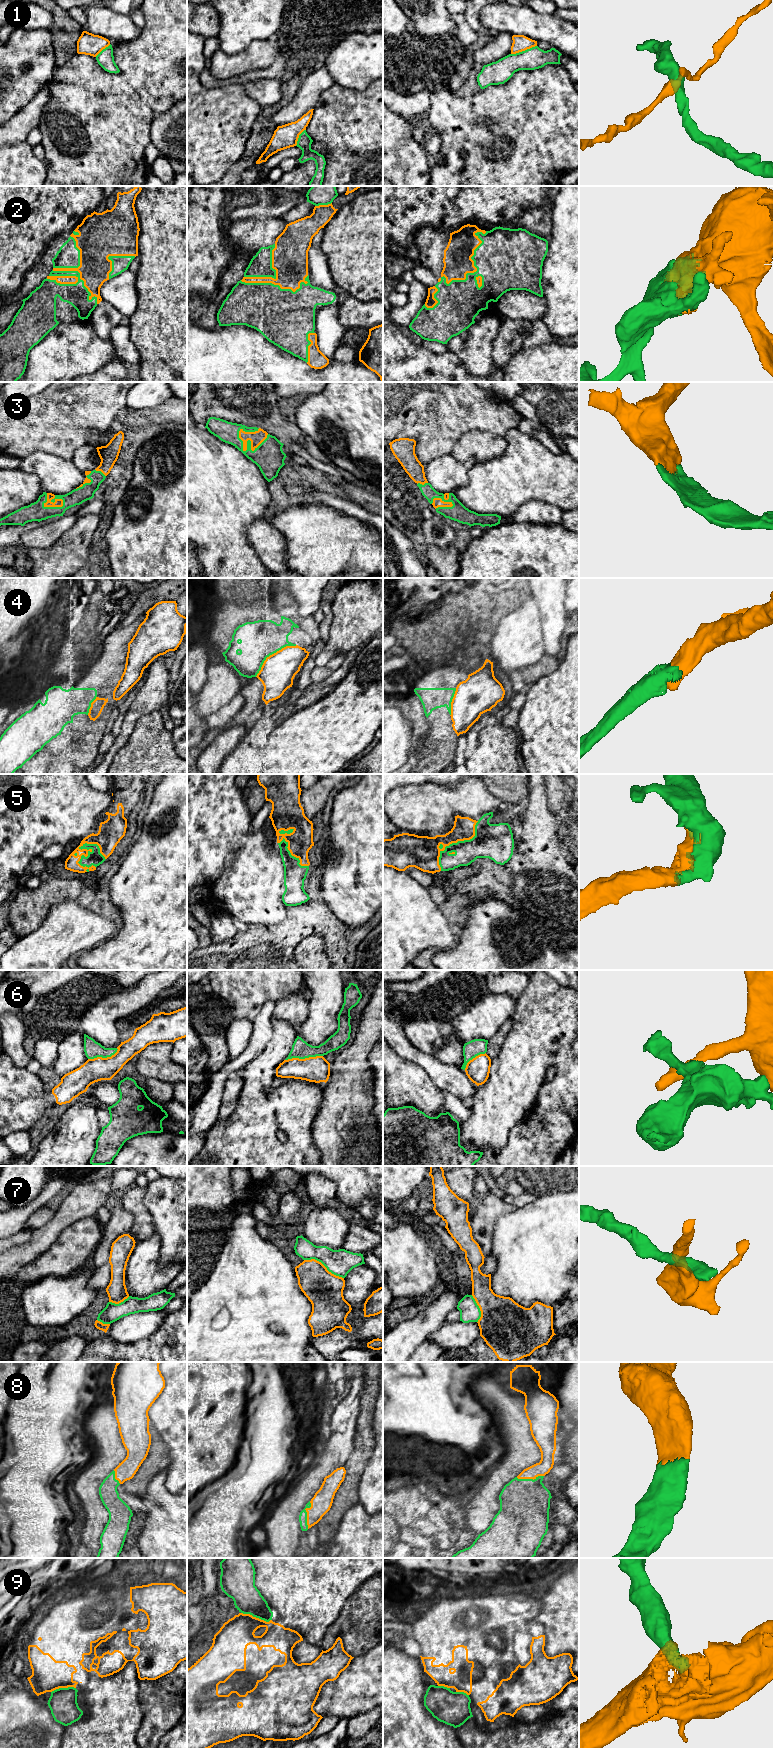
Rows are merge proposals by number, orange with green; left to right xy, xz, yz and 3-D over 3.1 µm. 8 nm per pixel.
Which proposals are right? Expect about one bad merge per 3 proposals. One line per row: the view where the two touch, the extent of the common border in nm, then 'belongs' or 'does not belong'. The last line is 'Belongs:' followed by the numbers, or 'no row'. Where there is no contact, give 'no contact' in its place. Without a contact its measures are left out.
1: contact in yz; length 220 nm; does not belong
2: contact in xy; length 460 nm; belongs
3: contact in xz; length 260 nm; belongs
4: contact in xz; length 420 nm; belongs
5: contact in xy; length 240 nm; belongs
6: contact in xz; length 300 nm; does not belong
7: contact in xz; length 360 nm; does not belong
8: contact in xz; length 220 nm; belongs
9: contact in xz; length 260 nm; does not belong
Belongs: 2, 3, 4, 5, 8

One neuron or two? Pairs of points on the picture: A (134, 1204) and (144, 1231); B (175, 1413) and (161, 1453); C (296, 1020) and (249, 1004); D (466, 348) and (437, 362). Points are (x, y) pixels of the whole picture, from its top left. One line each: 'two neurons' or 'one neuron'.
A: one neuron
B: two neurons
C: two neurons
D: two neurons

